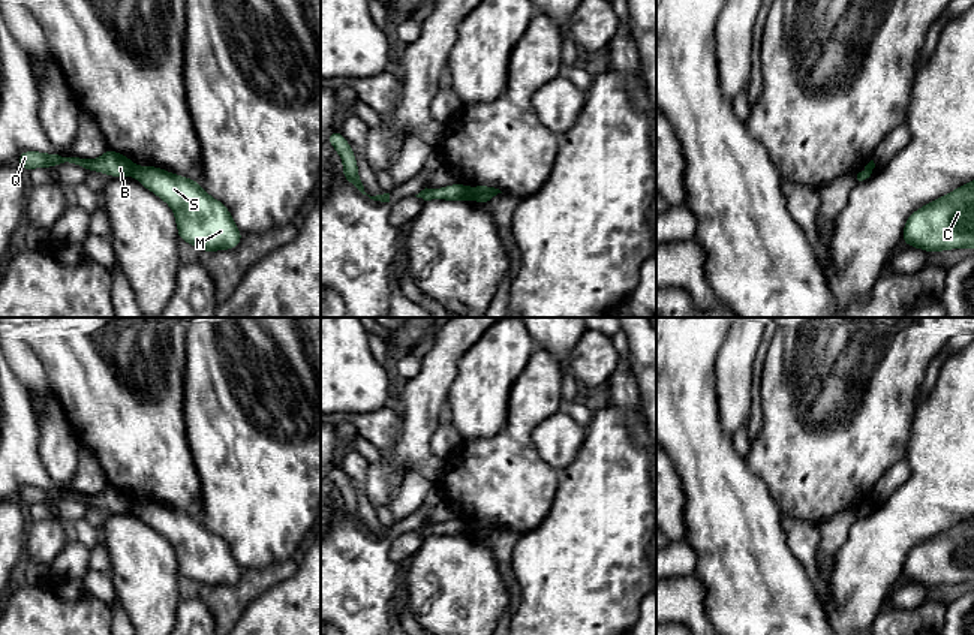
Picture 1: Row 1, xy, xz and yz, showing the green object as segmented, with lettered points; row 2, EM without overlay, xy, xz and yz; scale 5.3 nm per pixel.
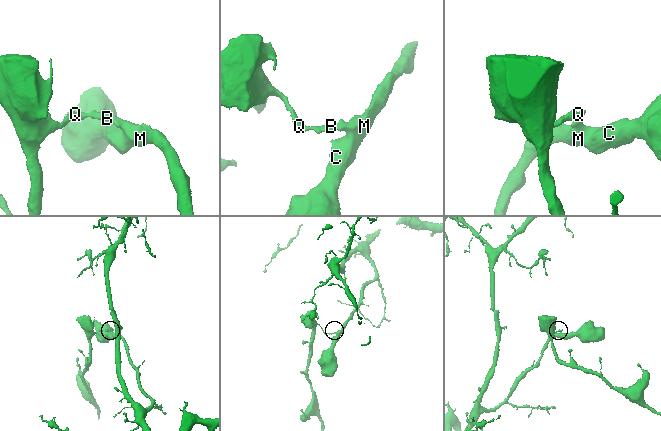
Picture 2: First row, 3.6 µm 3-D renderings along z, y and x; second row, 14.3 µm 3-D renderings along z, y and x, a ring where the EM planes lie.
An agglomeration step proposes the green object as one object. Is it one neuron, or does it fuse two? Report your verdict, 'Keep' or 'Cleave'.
Cleave

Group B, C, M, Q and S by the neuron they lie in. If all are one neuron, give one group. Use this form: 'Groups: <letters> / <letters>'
Groups: B Q / C M S

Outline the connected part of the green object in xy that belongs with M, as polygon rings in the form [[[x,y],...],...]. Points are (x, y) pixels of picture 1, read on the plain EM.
[[[139,502],[133,512],[174,547],[178,574],[205,589],[235,584],[243,569],[225,539],[186,512],[154,502]]]

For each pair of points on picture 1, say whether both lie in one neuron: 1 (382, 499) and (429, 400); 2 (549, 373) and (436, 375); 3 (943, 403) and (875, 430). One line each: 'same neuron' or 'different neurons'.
1: same neuron
2: different neurons
3: different neurons

